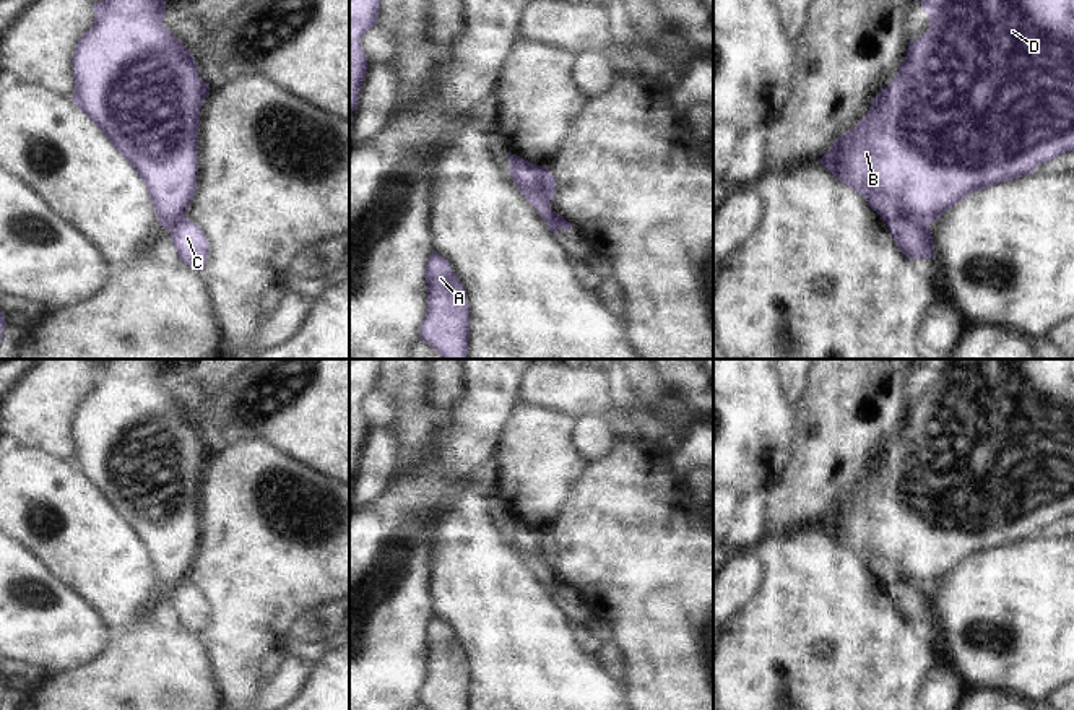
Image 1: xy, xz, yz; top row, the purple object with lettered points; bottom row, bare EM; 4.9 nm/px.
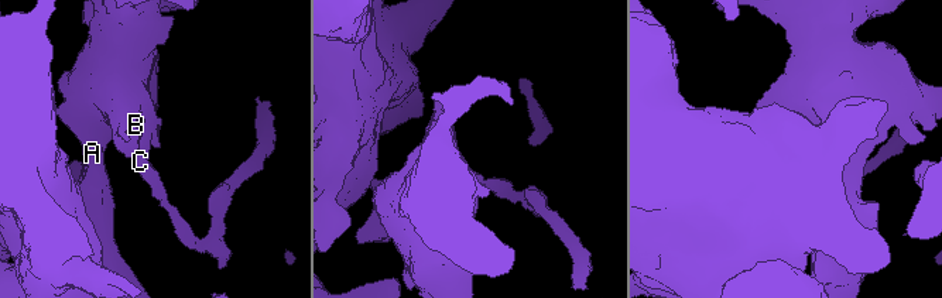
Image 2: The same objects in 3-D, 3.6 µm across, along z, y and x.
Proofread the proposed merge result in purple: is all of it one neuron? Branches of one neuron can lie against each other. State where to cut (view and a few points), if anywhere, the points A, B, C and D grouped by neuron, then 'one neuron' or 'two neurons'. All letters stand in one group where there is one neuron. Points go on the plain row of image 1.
cut xz (546, 532), (541, 540), (541, 559), (549, 572); groups A B D / C; two neurons

